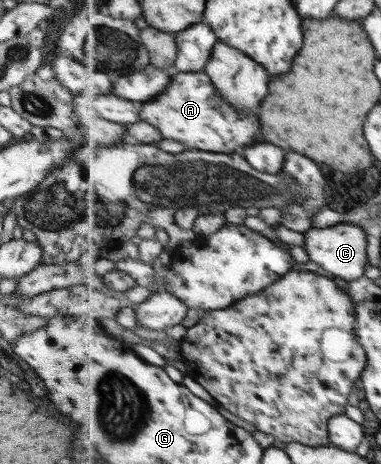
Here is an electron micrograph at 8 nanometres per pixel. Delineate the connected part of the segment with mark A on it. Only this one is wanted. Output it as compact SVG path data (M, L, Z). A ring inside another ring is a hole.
M205 71L177 74L161 96L143 104L141 120L153 124L163 134L163 138L179 140L187 148L207 152L235 152L237 148L251 144L257 136L255 132L259 132L259 118L243 116L233 106L229 106L229 102L217 94L217 88Z

